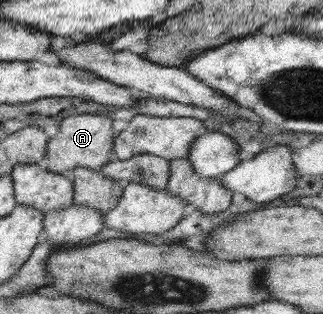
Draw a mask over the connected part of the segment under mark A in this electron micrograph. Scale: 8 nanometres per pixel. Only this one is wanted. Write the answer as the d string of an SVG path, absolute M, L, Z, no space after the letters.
M82 113L76 117L64 118L60 130L48 141L45 156L48 162L47 169L60 174L67 174L76 167L100 171L113 157L112 126L113 122L110 119L94 114Z

